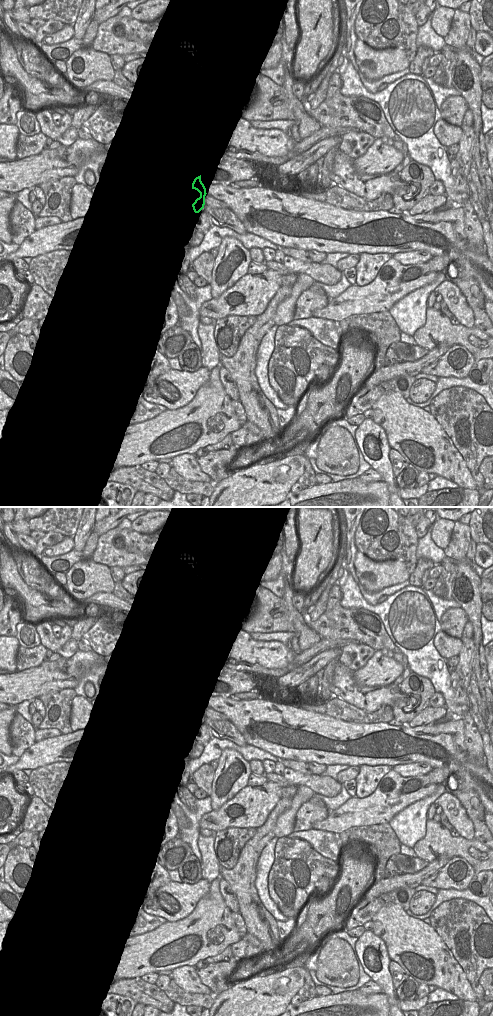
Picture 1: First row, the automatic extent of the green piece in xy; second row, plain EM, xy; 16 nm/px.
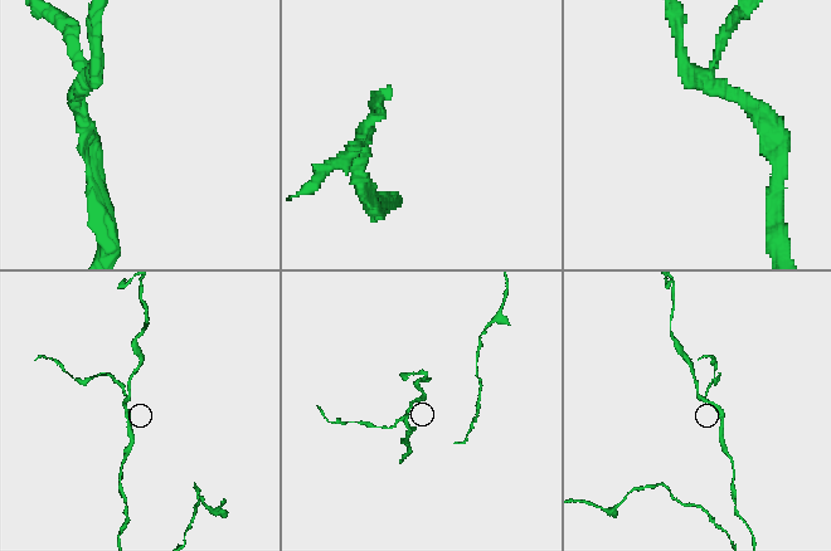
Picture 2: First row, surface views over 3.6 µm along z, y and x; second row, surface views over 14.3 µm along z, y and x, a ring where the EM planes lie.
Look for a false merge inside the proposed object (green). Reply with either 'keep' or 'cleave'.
cleave

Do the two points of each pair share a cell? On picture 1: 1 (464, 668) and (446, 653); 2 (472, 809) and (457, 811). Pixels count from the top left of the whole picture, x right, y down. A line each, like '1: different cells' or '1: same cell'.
1: different cells
2: different cells

